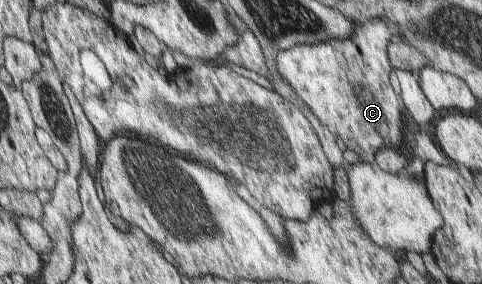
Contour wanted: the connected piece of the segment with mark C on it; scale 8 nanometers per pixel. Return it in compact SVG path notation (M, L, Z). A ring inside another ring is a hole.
M373 19L372 21L367 21L366 23L355 23L354 21L351 21L354 24L354 34L347 39L346 41L327 41L324 43L313 43L311 45L293 45L289 47L287 50L282 50L279 51L276 54L276 72L280 76L281 79L283 79L292 89L293 92L301 99L301 102L317 117L317 120L319 122L325 124L325 126L334 134L334 136L339 136L341 140L343 141L343 144L351 150L351 152L355 152L357 156L359 156L360 162L367 163L370 165L375 164L374 162L374 154L378 153L379 149L383 149L384 147L387 146L392 146L393 149L395 149L400 143L404 142L403 138L403 129L404 129L404 124L403 124L403 119L404 119L404 113L406 110L404 109L403 106L403 99L402 99L402 94L399 94L399 90L395 90L395 86L391 86L391 64L389 64L389 56L387 56L387 44L391 44L391 41L394 40L395 38L399 38L400 31L398 30L398 27L396 25L393 25L389 21L385 21L384 19Z

